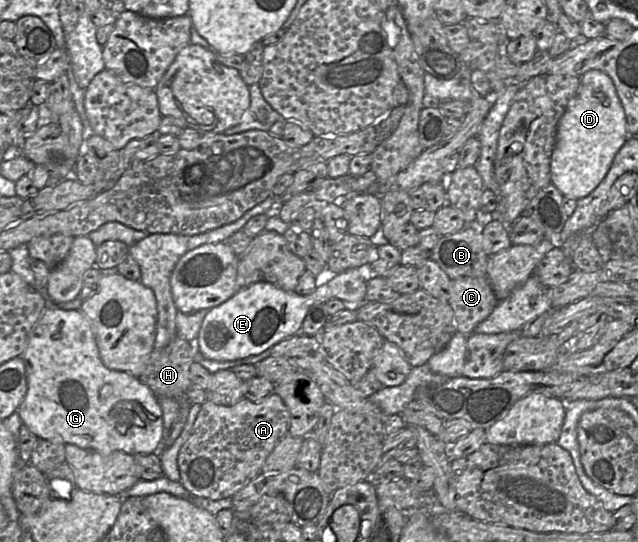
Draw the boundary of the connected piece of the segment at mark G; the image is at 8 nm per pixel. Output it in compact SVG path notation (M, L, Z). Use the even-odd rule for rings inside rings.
M47 305L21 357L26 366L27 393L18 413L23 424L38 439L71 443L104 455L117 450L132 455L151 454L161 448L165 428L159 399L138 378L127 372L110 370L103 364L91 324L81 310L64 310Z

